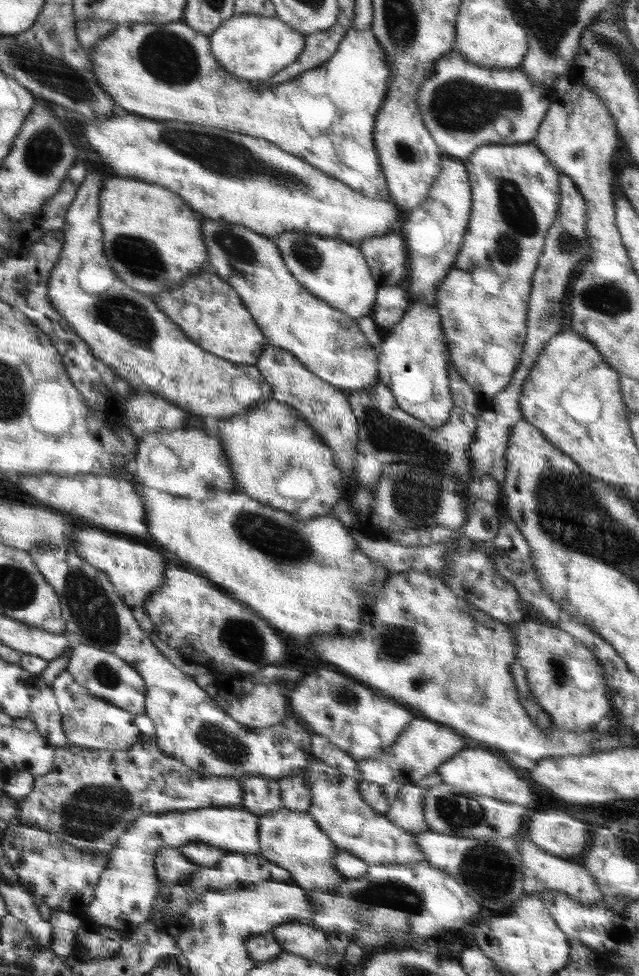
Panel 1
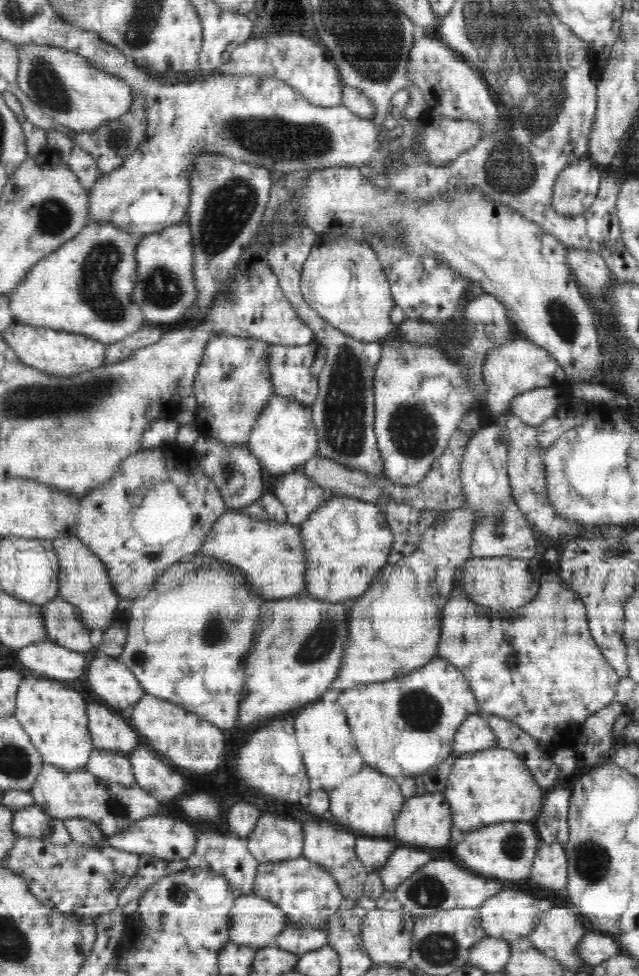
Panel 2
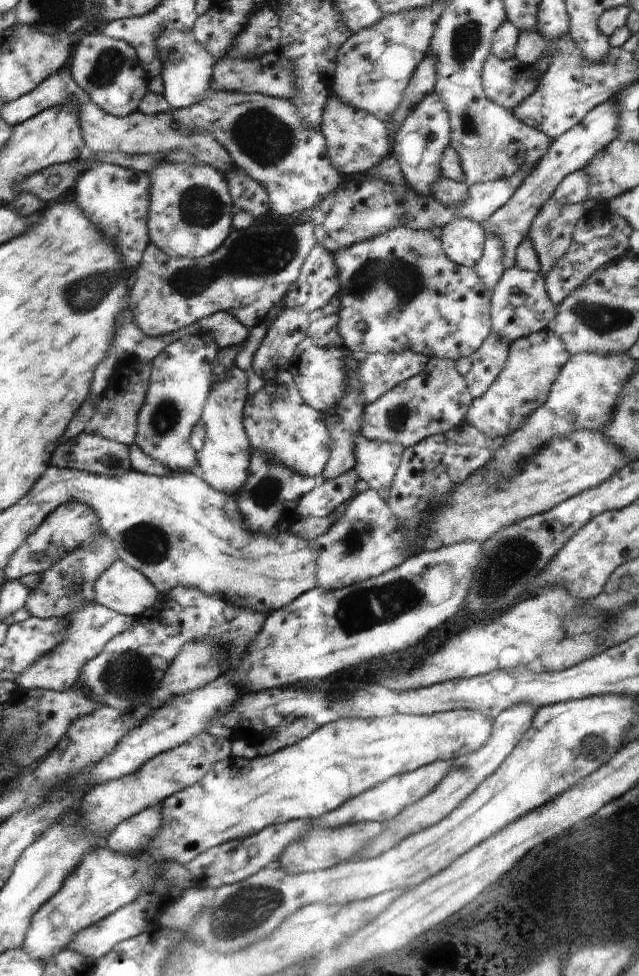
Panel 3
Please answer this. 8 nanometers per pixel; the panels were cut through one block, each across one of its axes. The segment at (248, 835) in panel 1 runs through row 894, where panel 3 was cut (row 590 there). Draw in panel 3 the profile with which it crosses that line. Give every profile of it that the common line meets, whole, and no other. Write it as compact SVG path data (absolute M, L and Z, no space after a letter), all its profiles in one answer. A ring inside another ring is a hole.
M114 561L94 585L95 602L110 610L137 618L156 606L159 592L141 573L122 561Z

